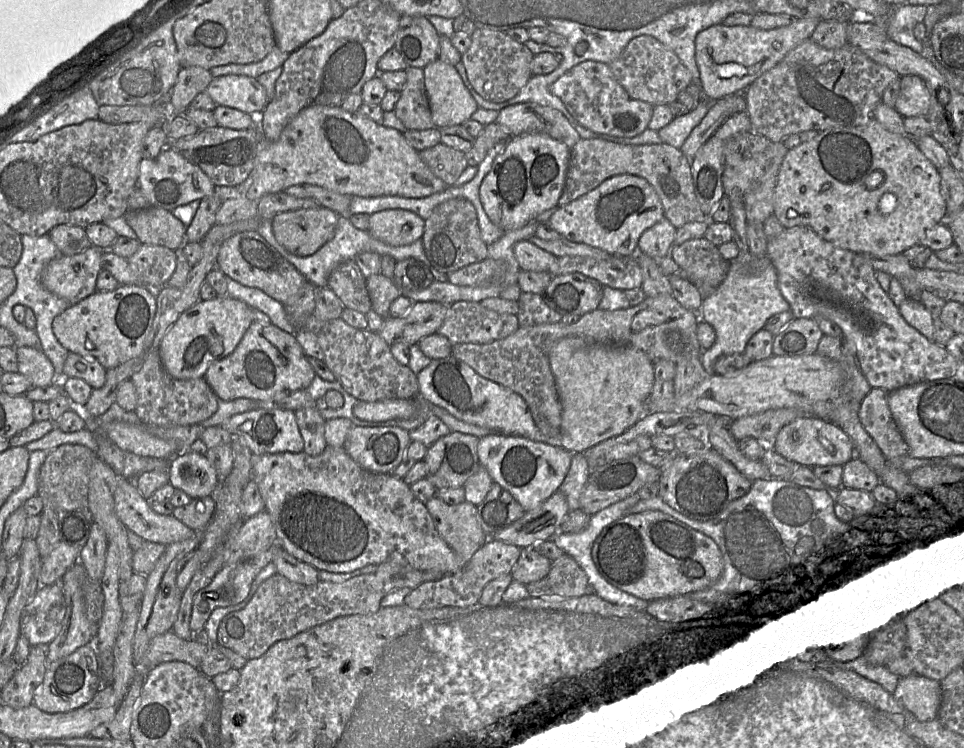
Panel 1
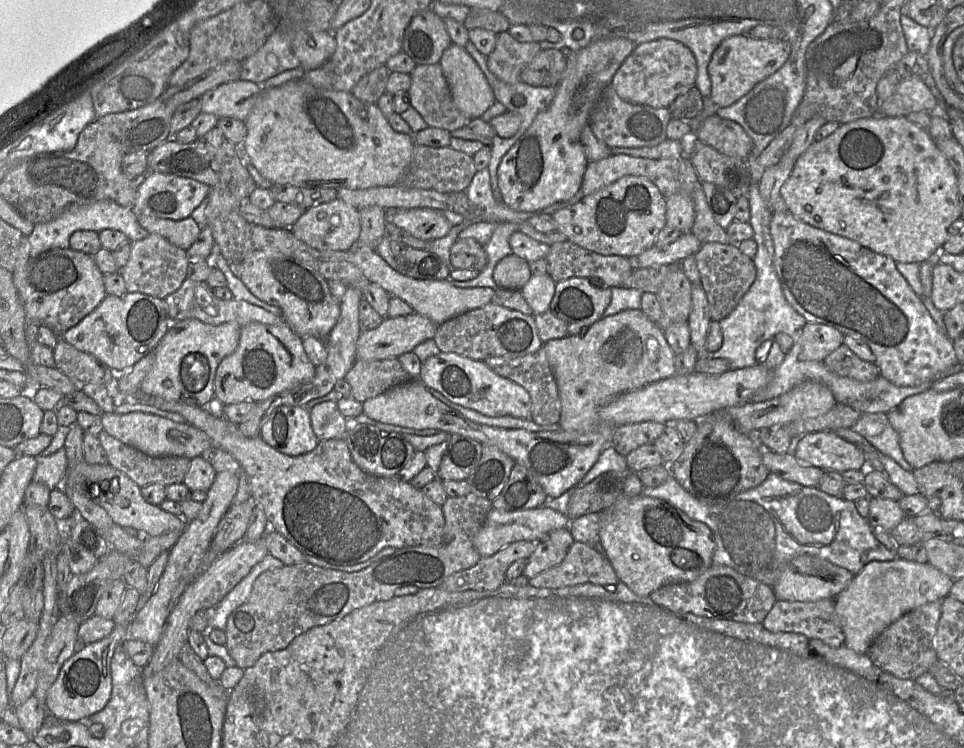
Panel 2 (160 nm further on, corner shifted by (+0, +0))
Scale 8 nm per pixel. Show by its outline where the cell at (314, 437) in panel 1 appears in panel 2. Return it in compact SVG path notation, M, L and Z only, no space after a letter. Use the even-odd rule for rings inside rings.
M334 401L319 403L312 407L309 413L312 429L319 441L344 439L351 425Z

